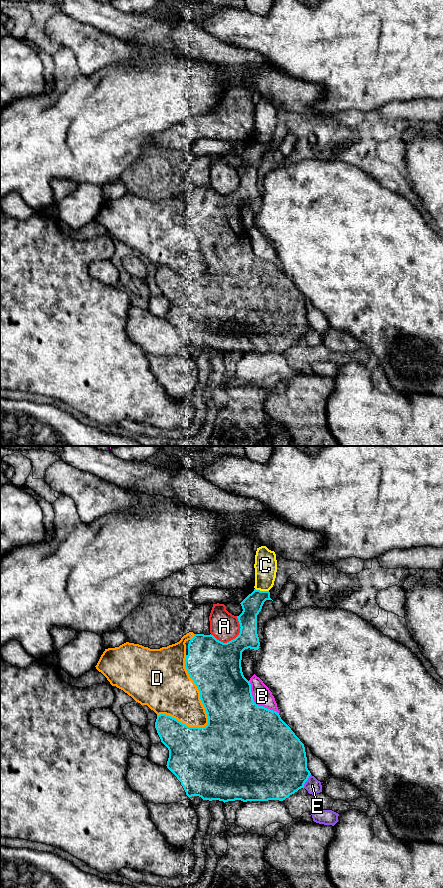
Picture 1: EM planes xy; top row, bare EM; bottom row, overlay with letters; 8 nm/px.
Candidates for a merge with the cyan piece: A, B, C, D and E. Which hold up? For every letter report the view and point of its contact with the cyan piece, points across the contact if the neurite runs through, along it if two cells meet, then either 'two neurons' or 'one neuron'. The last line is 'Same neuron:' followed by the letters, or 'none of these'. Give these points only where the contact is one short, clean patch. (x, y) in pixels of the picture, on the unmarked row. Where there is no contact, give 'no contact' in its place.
A: contact xy (233, 191); two neurons
B: contact xy (255, 255); two neurons
C: contact xy (262, 143); border xy (255, 140), (261, 143), (268, 143); two neurons
D: contact xy (199, 243); two neurons
E: contact xy (306, 332); two neurons
Same neuron: none of these

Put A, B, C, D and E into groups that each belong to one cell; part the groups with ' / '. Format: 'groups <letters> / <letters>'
groups A / B / C / D / E

